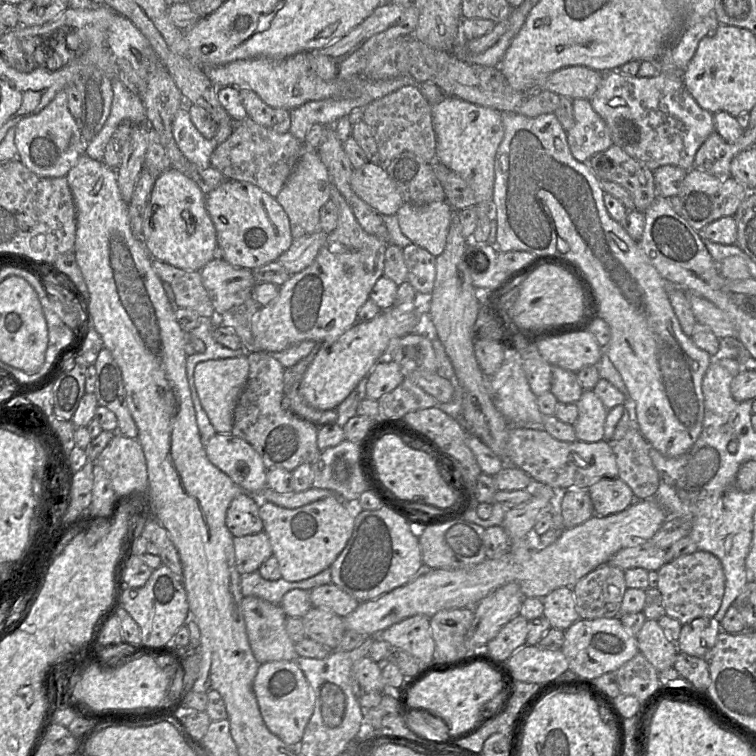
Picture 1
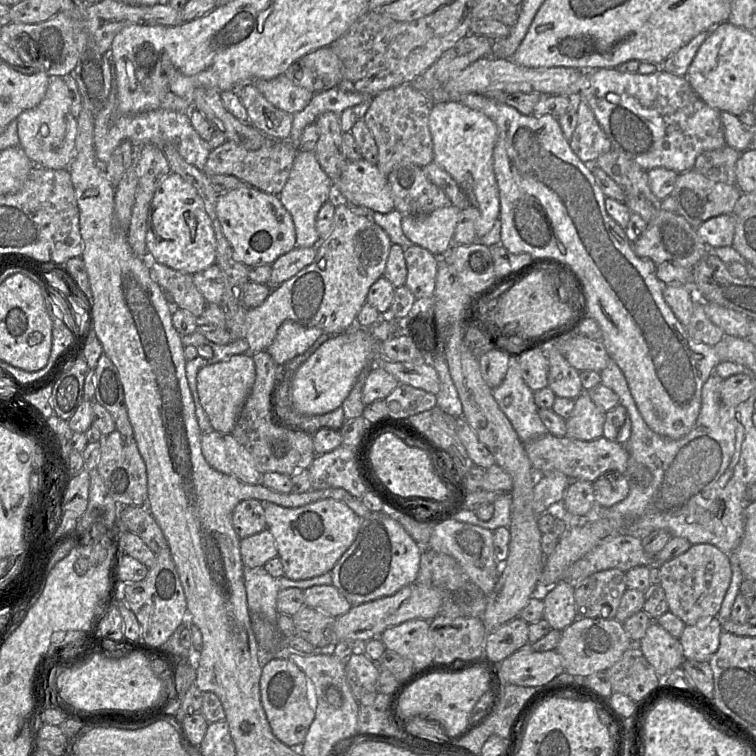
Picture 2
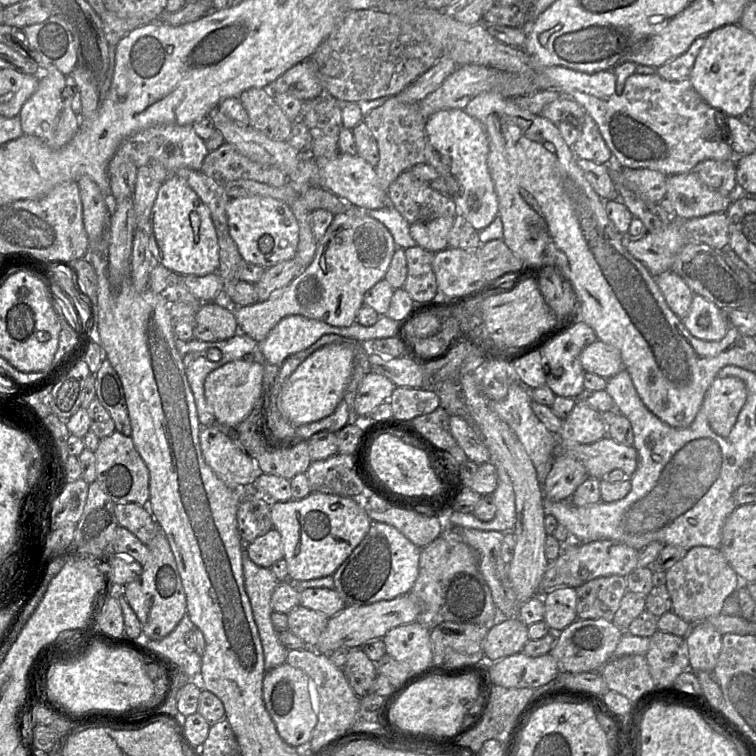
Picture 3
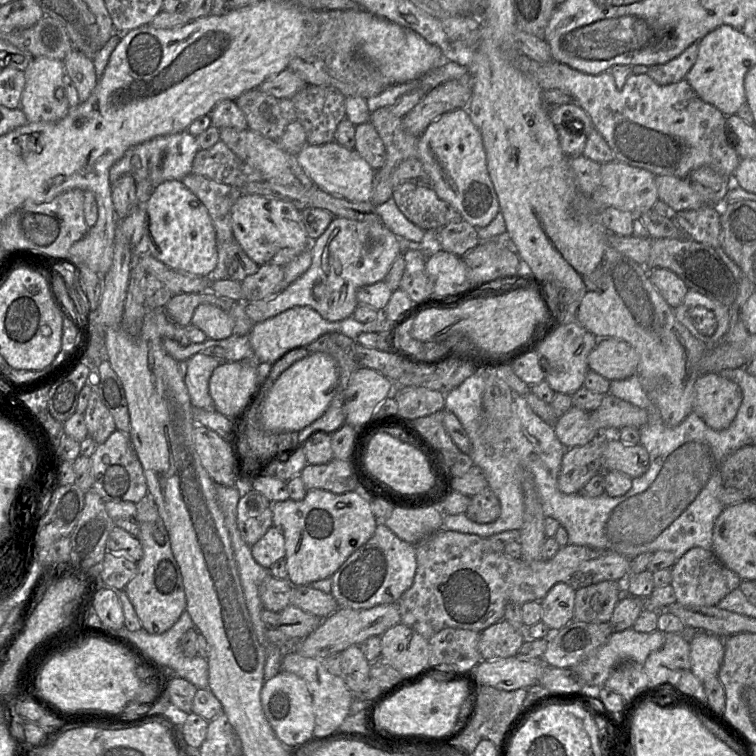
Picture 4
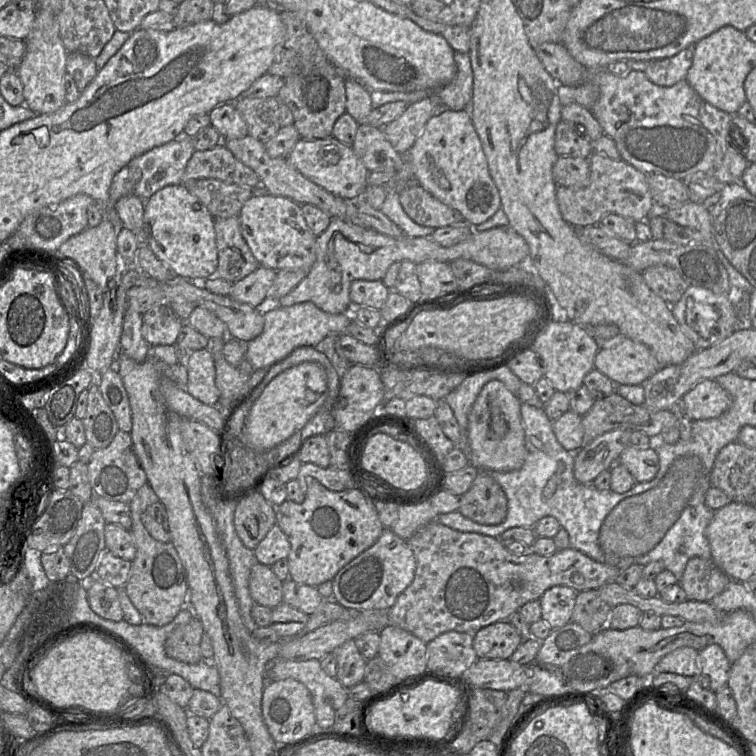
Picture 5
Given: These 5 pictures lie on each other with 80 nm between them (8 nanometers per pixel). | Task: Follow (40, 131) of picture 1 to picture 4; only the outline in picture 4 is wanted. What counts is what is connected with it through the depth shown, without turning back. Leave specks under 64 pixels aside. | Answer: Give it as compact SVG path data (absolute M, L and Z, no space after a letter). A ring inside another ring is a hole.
M45 57L34 58L25 69L26 84L20 99L20 108L28 122L58 121L68 114L70 105L63 83L65 75L64 62Z

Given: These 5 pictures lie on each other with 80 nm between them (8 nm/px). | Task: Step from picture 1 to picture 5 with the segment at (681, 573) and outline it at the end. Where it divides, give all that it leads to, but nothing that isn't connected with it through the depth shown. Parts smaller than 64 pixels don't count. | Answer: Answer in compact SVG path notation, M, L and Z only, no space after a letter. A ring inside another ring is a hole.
M693 557L687 562L678 584L688 600L709 602L723 592L730 581L734 580L719 569L712 559Z

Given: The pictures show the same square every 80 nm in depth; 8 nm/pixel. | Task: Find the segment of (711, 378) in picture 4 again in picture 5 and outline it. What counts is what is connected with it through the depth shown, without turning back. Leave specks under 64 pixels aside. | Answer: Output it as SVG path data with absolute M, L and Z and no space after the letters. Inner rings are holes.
M716 380L699 382L681 400L683 415L690 420L717 418L731 404L730 394Z

